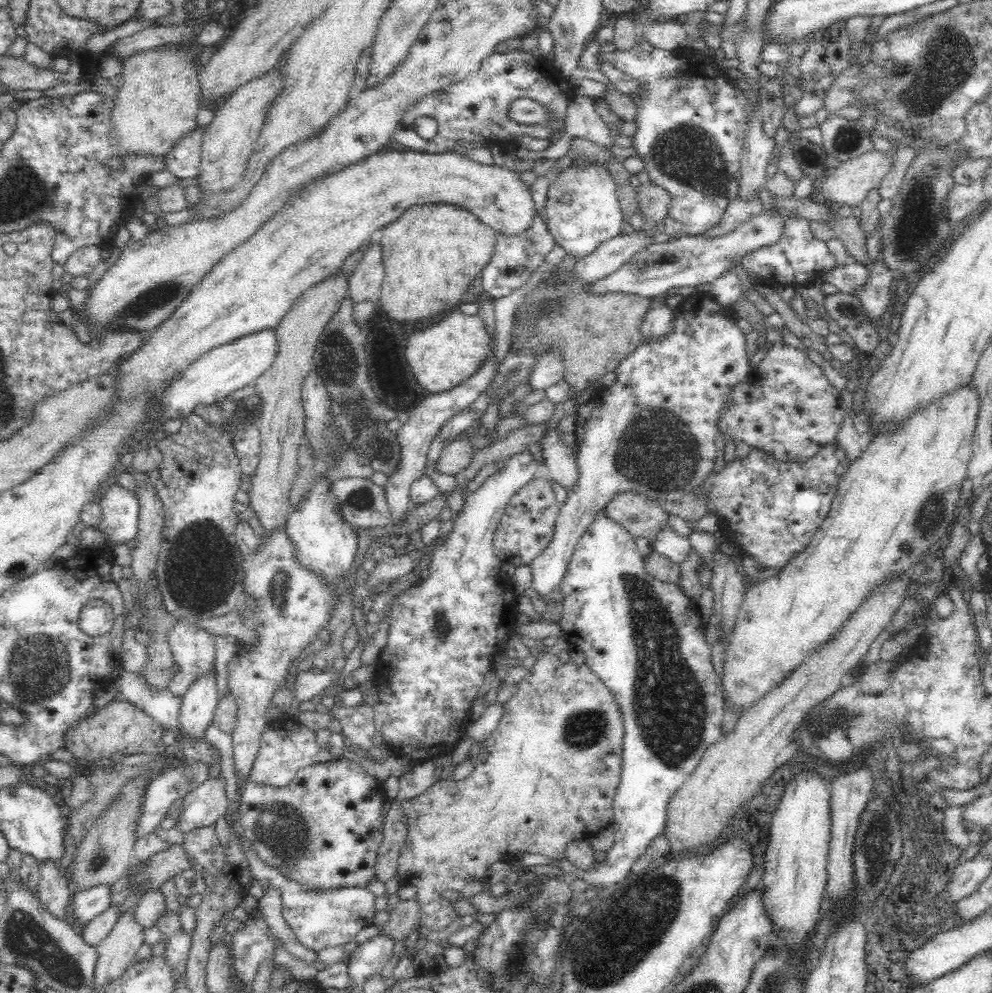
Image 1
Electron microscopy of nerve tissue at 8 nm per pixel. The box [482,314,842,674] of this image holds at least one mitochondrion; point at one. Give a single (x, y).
(658, 449)

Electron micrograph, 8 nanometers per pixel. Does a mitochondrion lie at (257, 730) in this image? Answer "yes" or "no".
no

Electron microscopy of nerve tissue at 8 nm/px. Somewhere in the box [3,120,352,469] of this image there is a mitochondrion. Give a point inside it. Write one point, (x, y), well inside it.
(159, 296)

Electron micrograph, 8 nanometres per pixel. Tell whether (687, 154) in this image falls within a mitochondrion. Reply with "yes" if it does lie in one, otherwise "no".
yes

